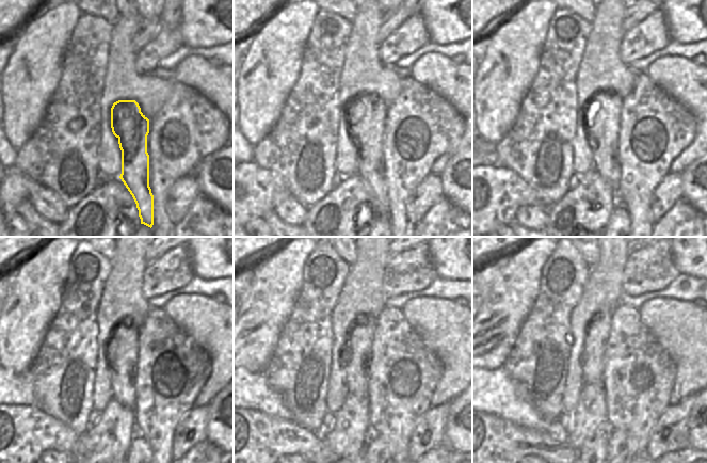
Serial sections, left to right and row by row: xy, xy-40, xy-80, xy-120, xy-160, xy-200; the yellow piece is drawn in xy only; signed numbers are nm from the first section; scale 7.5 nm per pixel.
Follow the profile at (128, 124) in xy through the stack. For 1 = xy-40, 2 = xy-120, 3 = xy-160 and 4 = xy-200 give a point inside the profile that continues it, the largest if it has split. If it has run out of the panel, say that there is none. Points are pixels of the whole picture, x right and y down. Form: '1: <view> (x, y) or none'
1: xy-40 (366, 116)
2: xy-120 (122, 352)
3: xy-160 (353, 358)
4: xy-200 (592, 357)

